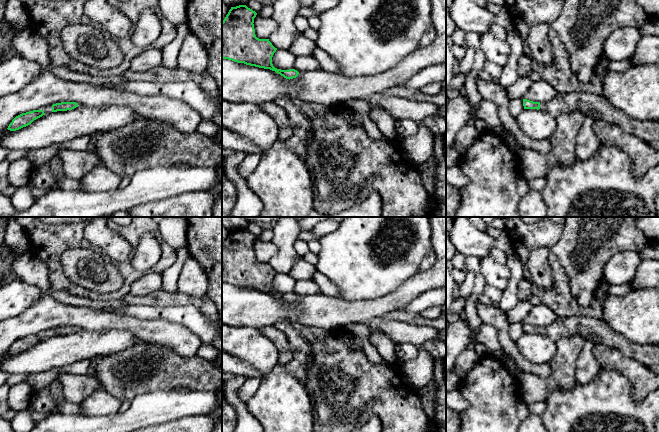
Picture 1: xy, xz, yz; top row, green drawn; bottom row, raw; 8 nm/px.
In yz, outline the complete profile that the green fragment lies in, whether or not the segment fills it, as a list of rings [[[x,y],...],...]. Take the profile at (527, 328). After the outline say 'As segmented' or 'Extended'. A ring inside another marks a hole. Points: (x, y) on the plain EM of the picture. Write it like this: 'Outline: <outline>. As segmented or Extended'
Outline: [[[559,317],[549,326],[523,323],[524,333],[547,335],[553,342],[572,334],[580,334],[593,344],[603,343],[646,366],[659,370],[659,345],[641,345],[626,339],[601,319],[590,317]]]. Extended

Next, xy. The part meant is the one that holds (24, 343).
Outline: [[[61,326],[51,330],[45,330],[40,334],[33,334],[30,336],[22,337],[16,340],[8,350],[8,354],[16,355],[23,351],[30,349],[34,344],[42,341],[45,338],[57,335],[67,335],[78,331],[80,328],[76,326]]]. Extended

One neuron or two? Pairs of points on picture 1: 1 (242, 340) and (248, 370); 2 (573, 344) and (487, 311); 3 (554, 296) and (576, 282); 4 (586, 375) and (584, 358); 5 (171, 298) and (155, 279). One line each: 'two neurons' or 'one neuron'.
1: two neurons
2: two neurons
3: two neurons
4: one neuron
5: two neurons

